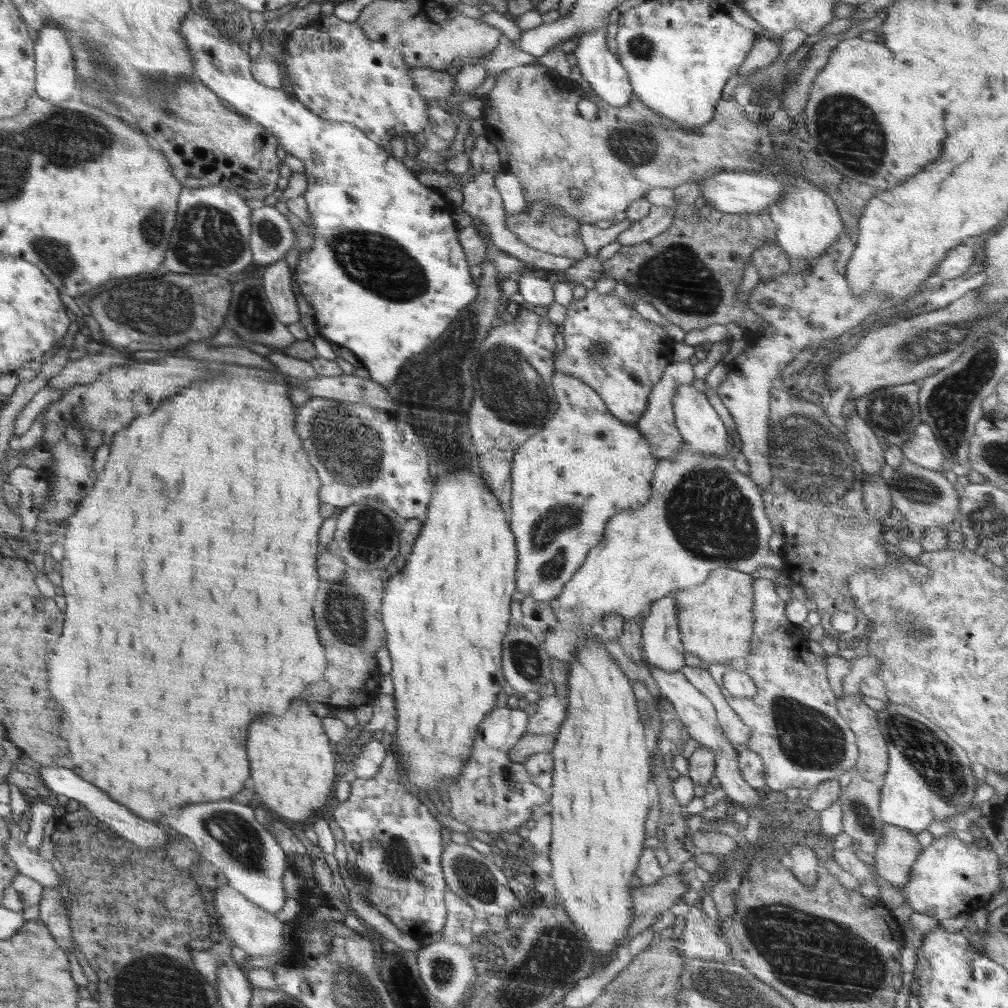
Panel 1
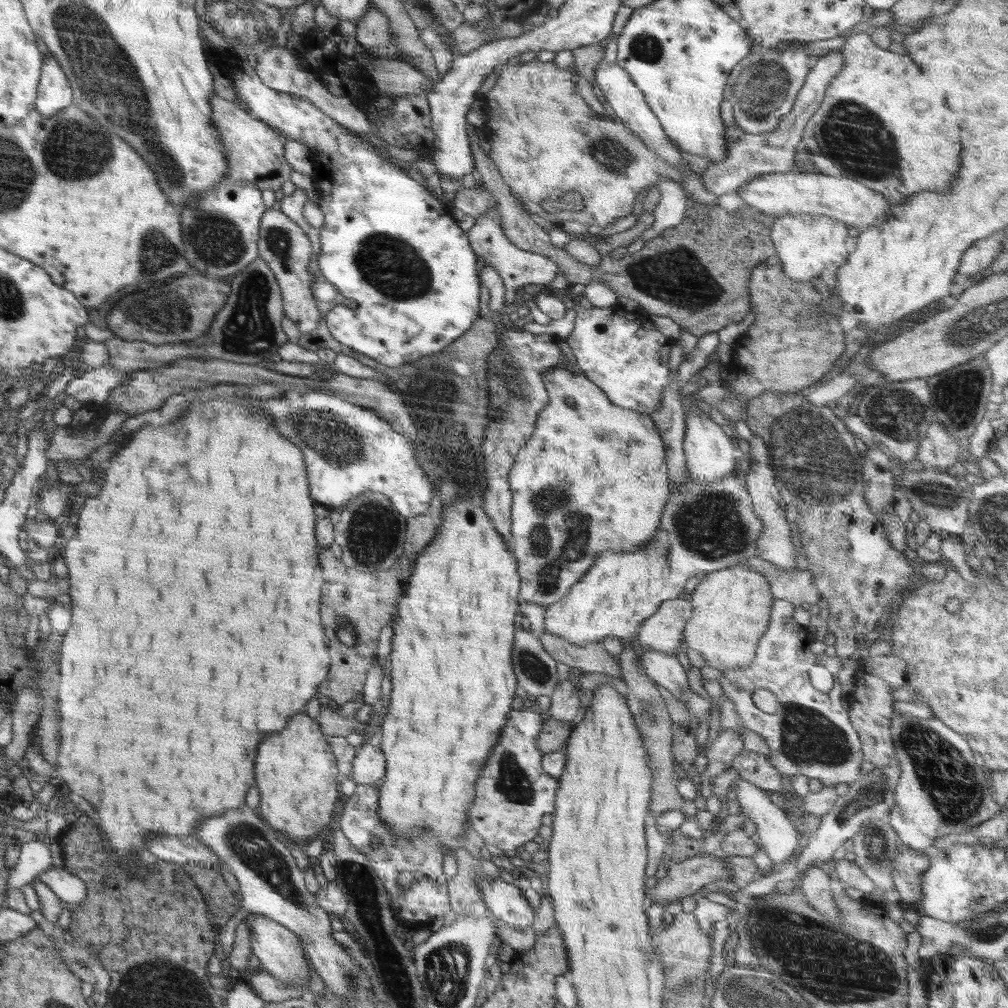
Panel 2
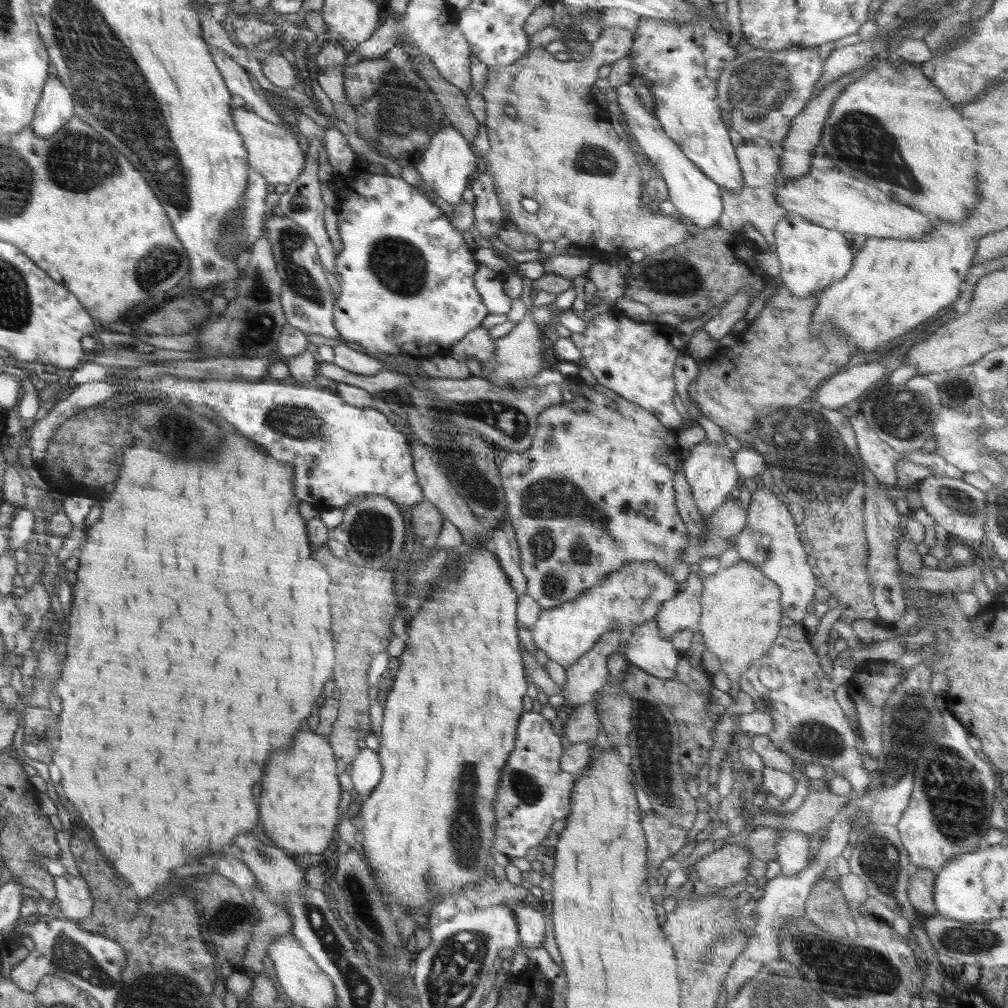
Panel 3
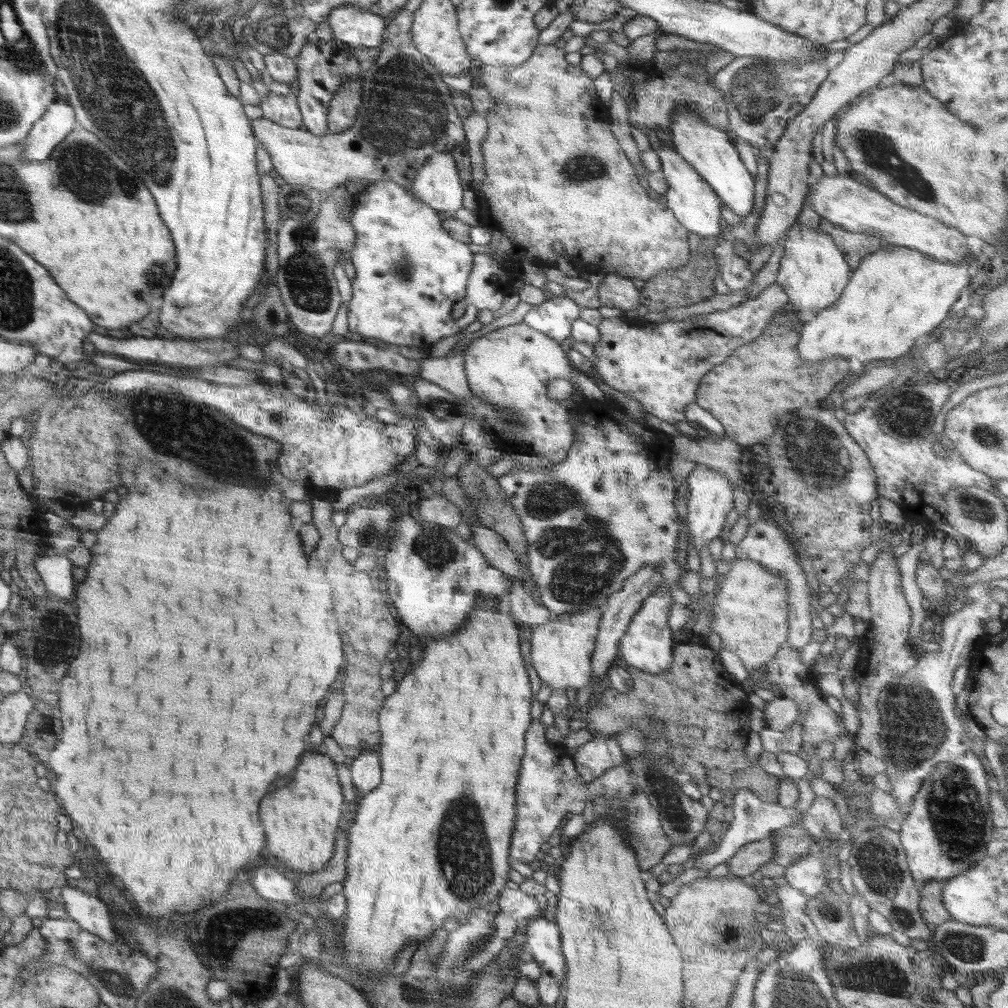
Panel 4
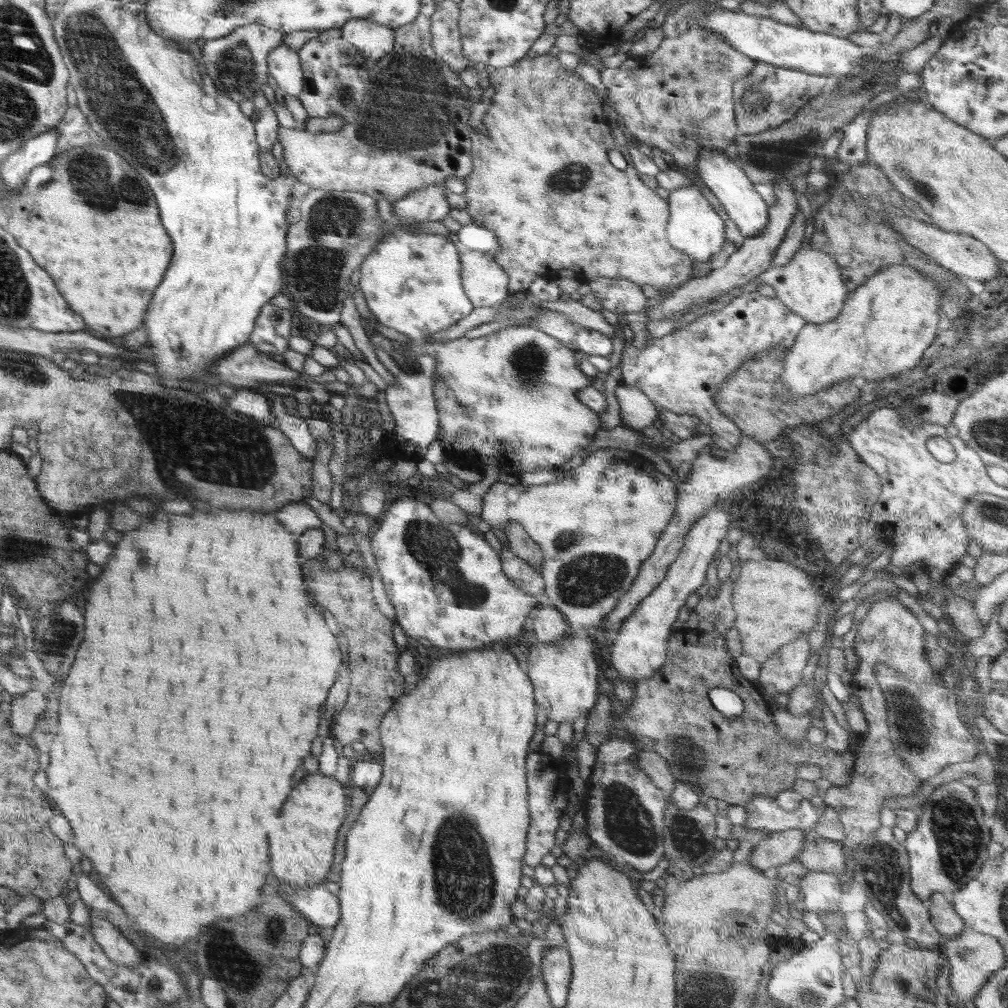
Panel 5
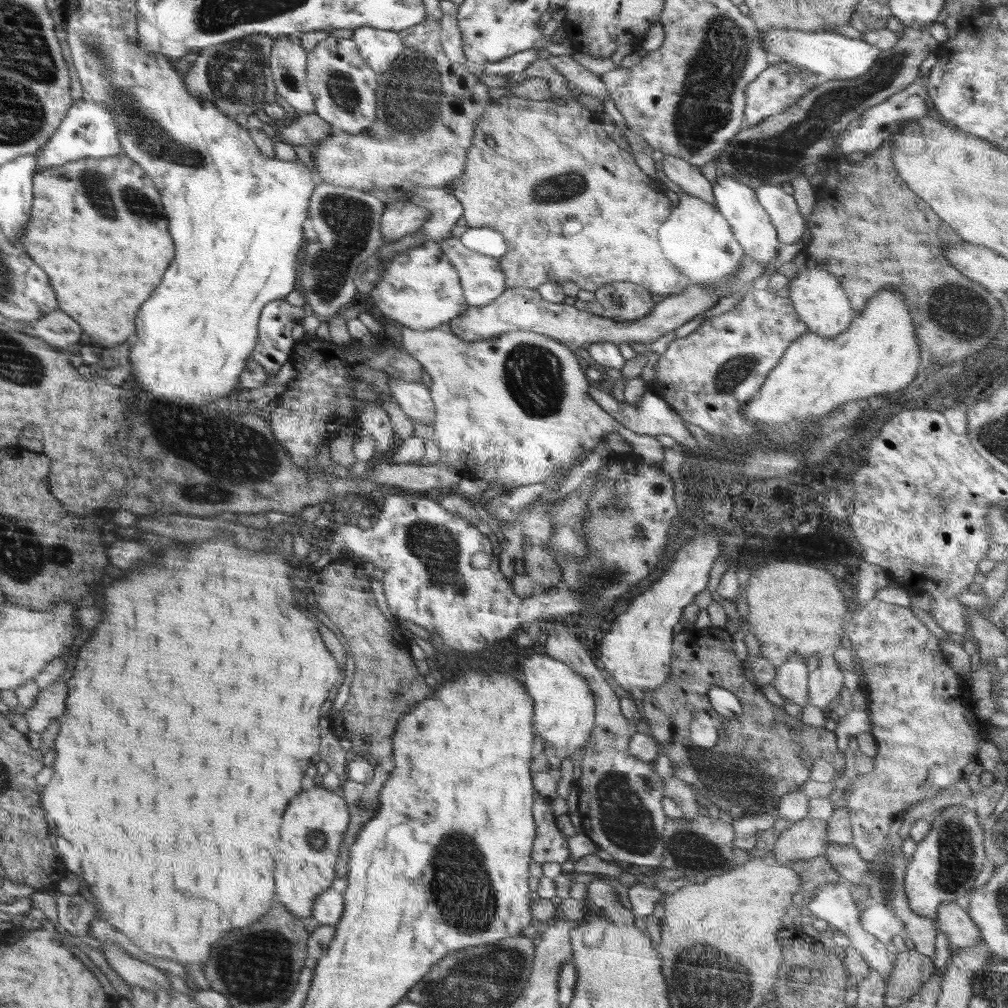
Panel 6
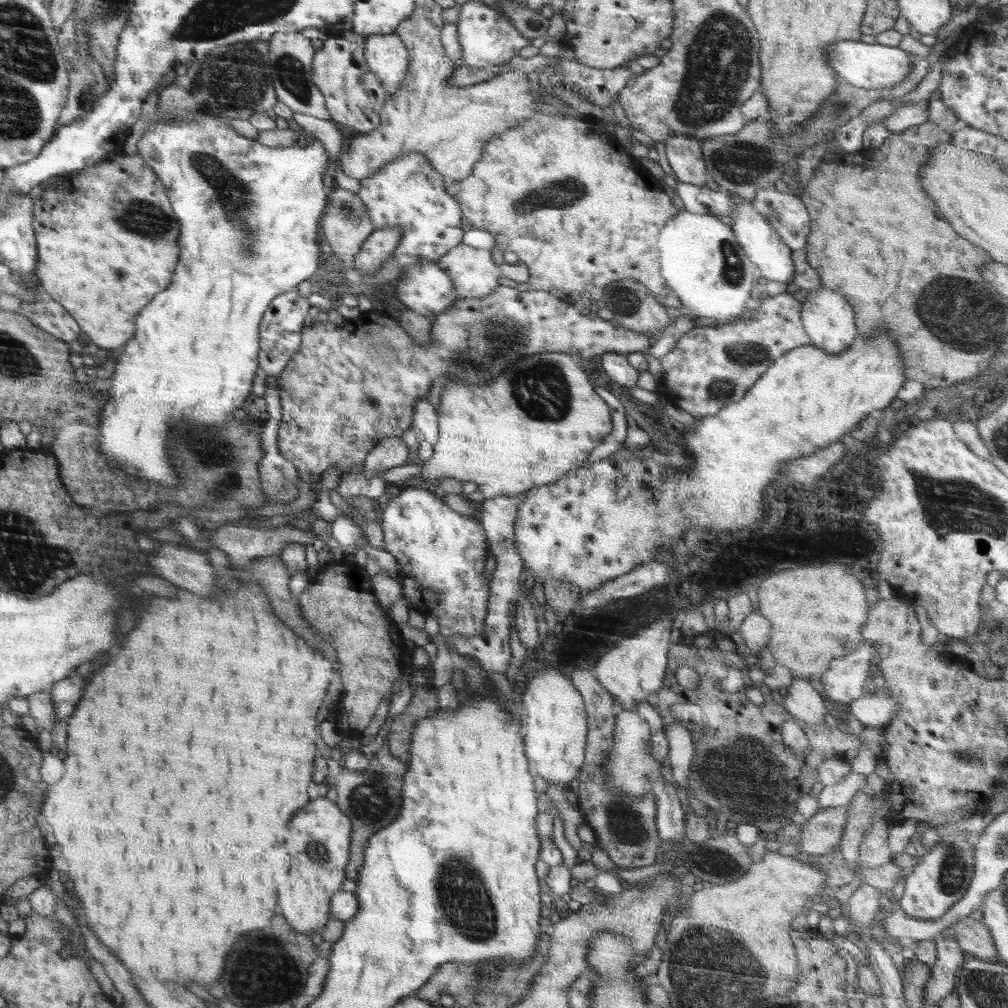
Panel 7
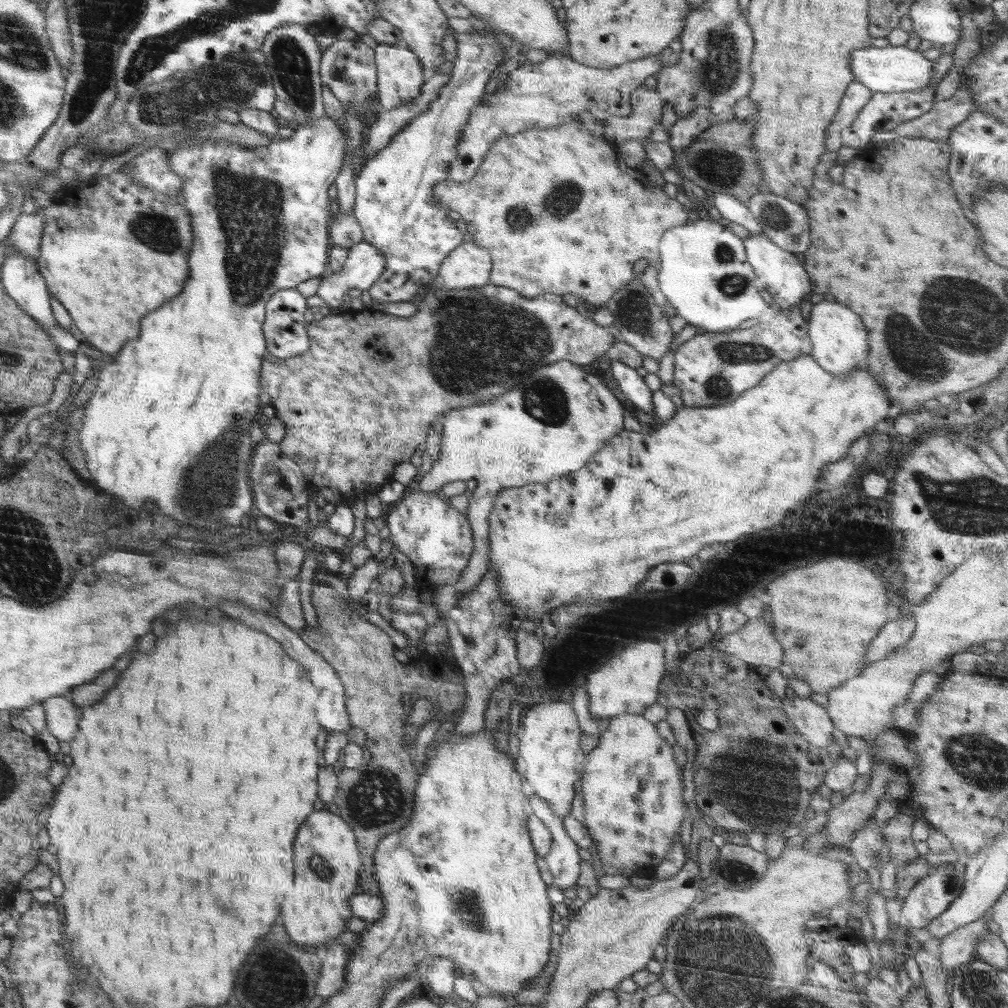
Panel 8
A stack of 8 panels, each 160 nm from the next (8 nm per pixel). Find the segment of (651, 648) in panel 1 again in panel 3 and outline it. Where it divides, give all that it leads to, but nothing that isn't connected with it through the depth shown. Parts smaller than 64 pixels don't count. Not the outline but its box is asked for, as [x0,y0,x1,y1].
[655,574,704,639]

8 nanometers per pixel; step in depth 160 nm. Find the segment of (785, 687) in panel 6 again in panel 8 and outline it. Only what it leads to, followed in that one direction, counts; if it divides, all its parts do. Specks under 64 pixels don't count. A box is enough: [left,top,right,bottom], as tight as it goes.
[783,697,834,746]

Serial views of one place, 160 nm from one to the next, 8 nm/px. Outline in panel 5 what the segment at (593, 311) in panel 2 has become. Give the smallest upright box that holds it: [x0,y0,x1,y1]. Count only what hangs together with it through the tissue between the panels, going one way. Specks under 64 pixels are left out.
[619,291,806,447]

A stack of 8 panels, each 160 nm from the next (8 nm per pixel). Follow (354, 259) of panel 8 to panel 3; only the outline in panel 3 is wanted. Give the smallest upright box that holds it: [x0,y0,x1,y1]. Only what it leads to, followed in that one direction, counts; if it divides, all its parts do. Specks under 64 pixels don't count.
[415,118,480,207]

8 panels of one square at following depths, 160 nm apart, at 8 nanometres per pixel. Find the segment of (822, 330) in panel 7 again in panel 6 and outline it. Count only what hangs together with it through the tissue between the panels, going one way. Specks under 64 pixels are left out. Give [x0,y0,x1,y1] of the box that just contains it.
[785,265,857,338]

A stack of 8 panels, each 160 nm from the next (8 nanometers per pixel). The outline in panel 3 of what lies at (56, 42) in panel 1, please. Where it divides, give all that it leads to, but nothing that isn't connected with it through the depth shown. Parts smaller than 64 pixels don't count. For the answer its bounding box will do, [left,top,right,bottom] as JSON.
[31,75,74,140]

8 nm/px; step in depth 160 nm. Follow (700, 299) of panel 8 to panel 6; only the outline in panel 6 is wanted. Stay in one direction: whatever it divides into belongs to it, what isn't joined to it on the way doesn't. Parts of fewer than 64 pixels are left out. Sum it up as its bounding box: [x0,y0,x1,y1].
[658,195,745,289]

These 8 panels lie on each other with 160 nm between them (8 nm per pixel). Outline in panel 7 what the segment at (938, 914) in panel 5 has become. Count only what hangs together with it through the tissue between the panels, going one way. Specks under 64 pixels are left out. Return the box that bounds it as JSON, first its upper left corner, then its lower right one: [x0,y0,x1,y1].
[950,916,999,962]

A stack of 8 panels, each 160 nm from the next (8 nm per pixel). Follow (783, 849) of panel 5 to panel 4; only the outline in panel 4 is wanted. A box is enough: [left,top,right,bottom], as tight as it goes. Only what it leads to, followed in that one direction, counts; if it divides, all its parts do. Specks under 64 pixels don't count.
[726,836,776,880]

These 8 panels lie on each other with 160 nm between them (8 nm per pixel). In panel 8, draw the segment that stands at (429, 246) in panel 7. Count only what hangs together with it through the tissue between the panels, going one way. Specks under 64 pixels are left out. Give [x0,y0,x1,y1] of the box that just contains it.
[354,16,510,303]

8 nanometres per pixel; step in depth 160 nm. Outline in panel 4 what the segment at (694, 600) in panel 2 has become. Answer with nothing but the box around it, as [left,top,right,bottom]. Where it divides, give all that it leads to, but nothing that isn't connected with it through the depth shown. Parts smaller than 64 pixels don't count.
[710,559,788,675]

